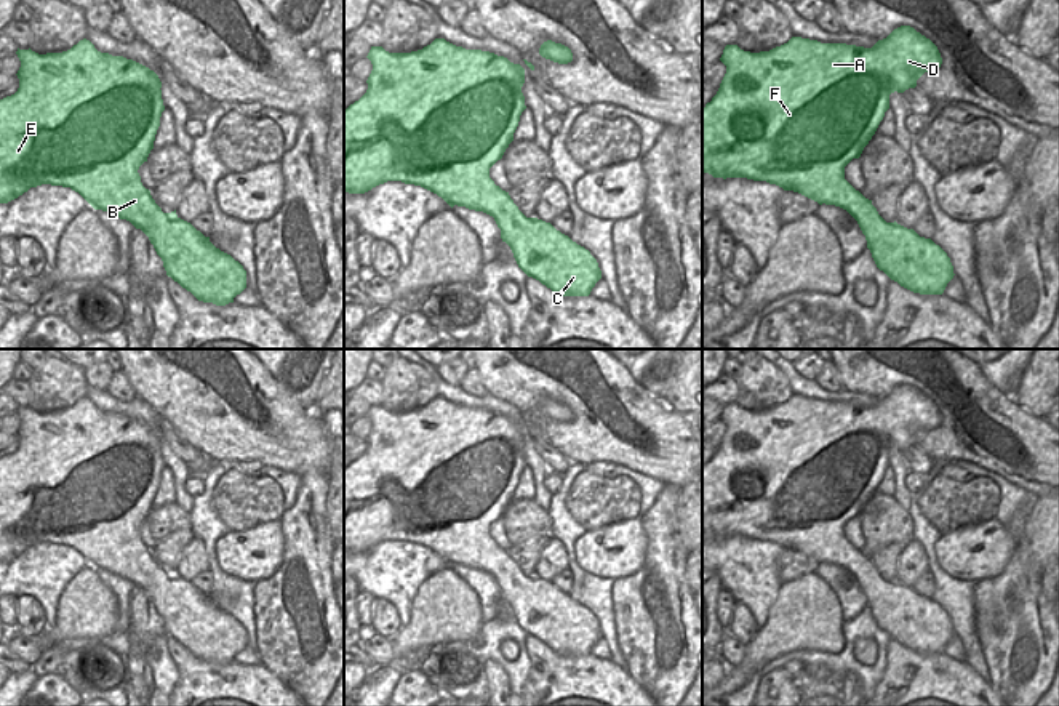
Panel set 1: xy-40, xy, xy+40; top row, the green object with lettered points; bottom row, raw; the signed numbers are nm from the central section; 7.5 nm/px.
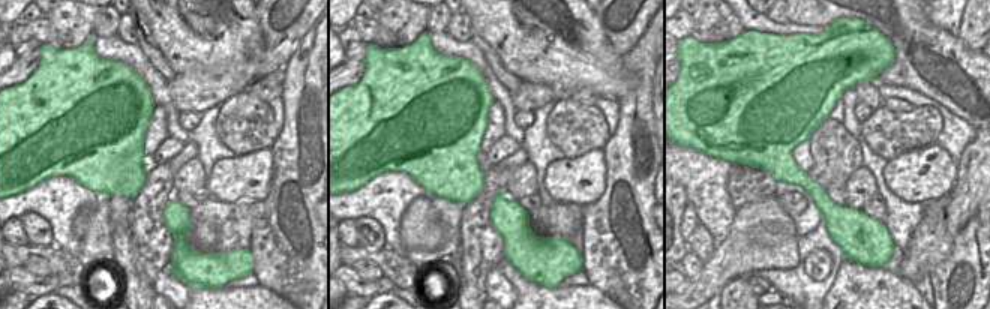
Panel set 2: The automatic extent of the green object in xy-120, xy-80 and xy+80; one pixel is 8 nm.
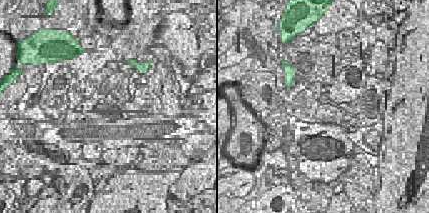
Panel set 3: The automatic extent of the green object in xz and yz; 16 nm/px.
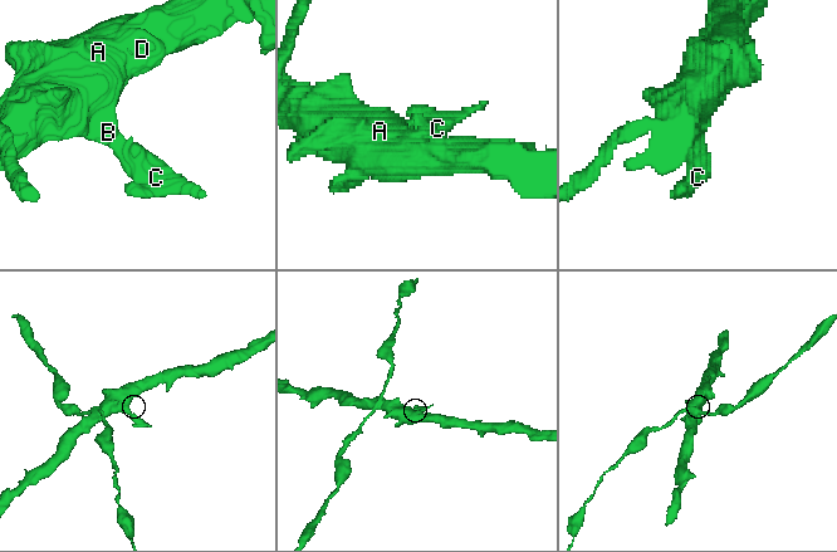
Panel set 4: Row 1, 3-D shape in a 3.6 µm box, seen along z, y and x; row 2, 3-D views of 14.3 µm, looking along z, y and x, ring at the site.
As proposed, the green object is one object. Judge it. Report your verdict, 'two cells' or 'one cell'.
one cell

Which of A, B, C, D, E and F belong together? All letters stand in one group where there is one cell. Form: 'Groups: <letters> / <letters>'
Groups: A B C D E F

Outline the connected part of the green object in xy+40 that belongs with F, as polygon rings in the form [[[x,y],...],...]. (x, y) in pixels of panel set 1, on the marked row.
[[[901,26],[872,48],[792,37],[787,43],[760,53],[726,45],[720,61],[726,66],[726,74],[717,94],[702,109],[702,173],[723,179],[766,181],[784,191],[798,192],[819,205],[835,205],[846,210],[865,235],[867,248],[880,271],[913,293],[942,295],[955,275],[947,253],[931,239],[920,237],[913,229],[896,221],[886,223],[872,200],[845,179],[845,166],[861,157],[889,109],[889,94],[915,88],[925,72],[941,67],[942,58],[937,46],[913,27]]]

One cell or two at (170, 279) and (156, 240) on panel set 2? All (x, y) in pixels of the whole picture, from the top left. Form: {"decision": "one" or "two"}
{"decision": "two"}

